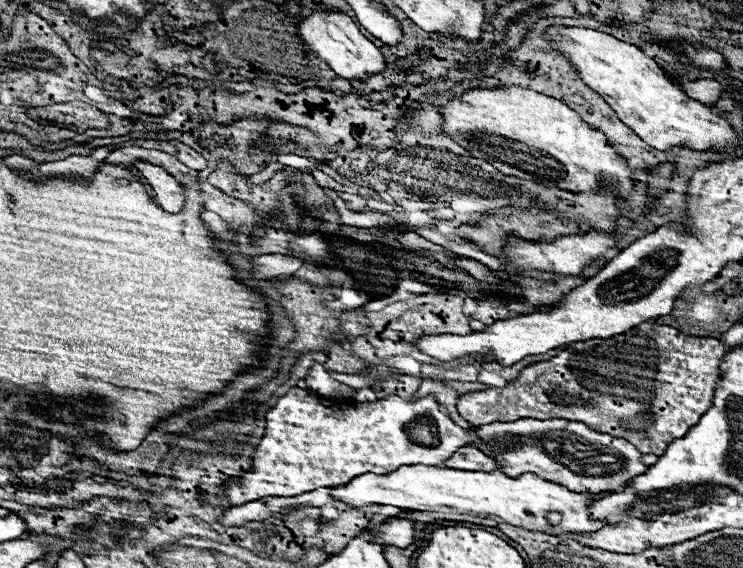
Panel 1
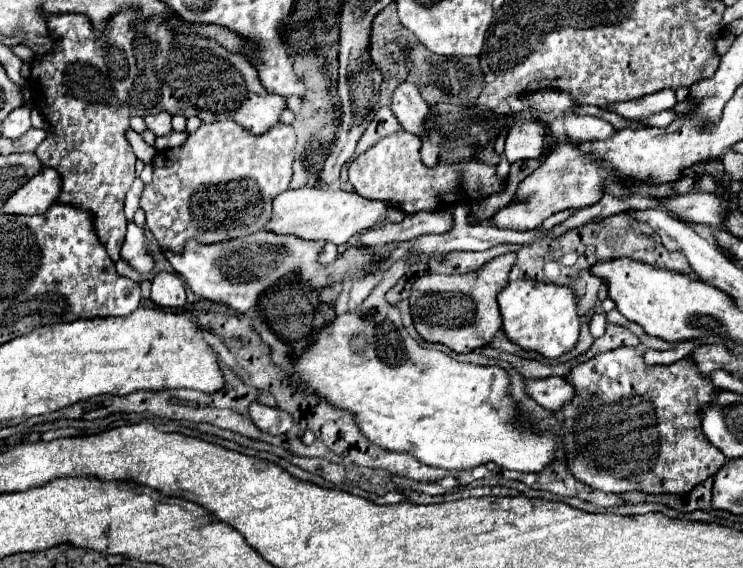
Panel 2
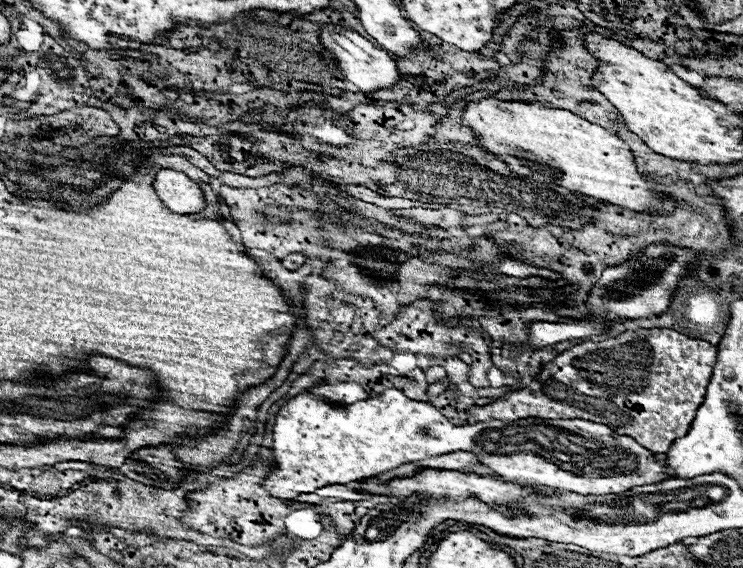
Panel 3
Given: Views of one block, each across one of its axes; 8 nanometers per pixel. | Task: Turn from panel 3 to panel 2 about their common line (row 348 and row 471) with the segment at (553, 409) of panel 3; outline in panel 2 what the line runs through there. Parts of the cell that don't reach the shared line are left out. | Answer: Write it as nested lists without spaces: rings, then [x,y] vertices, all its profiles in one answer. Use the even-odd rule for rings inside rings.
[[[616,348],[616,350],[608,350],[608,352],[600,352],[594,358],[590,358],[588,362],[576,364],[570,374],[566,376],[566,380],[570,384],[574,384],[574,400],[564,404],[564,408],[560,408],[560,412],[564,414],[562,418],[562,438],[564,438],[564,452],[566,452],[566,464],[568,470],[574,474],[576,480],[580,480],[582,484],[600,490],[600,492],[612,492],[612,494],[624,494],[624,492],[648,492],[648,494],[688,494],[692,488],[696,488],[698,484],[702,484],[706,478],[714,476],[726,462],[726,456],[708,442],[708,438],[704,436],[704,432],[700,430],[700,404],[708,404],[708,400],[712,400],[712,392],[716,392],[716,386],[712,384],[710,376],[702,376],[700,370],[696,368],[694,358],[684,358],[680,362],[674,362],[670,366],[648,366],[644,362],[644,352],[636,350],[636,348]]]

